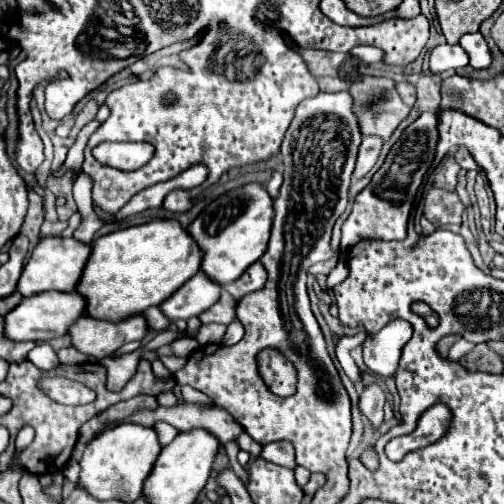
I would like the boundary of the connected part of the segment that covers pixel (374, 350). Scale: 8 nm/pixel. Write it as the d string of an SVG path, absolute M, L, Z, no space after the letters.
M394 319L378 333L368 335L362 343L362 357L366 367L375 375L393 377L398 367L400 351L410 337L412 327L402 319Z

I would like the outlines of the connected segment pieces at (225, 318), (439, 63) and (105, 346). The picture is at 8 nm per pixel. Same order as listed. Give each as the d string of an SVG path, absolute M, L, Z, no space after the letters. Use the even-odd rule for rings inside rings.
M222 291L220 301L200 315L202 323L230 325L234 319L236 319L236 299L228 291Z
M438 45L434 47L430 55L430 71L432 73L442 73L448 69L458 69L468 65L468 53L460 45Z
M142 313L130 315L116 323L84 315L68 333L72 337L72 345L80 353L100 361L112 355L118 347L122 347L128 341L142 341L148 333L148 323Z

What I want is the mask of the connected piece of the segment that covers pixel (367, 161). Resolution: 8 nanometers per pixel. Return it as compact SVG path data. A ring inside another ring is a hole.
M368 137L362 139L360 153L358 153L358 159L356 159L356 169L354 169L356 179L362 179L374 167L374 163L380 155L380 149L382 149L380 139L368 139Z

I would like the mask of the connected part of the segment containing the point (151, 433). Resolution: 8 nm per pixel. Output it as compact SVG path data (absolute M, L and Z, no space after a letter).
M122 423L114 429L102 431L96 439L90 441L90 445L84 451L84 457L80 461L80 481L78 485L86 487L88 493L96 499L120 499L126 503L134 503L142 489L144 481L154 469L154 463L162 451L162 445L158 441L158 433L154 427L144 427L136 423Z

